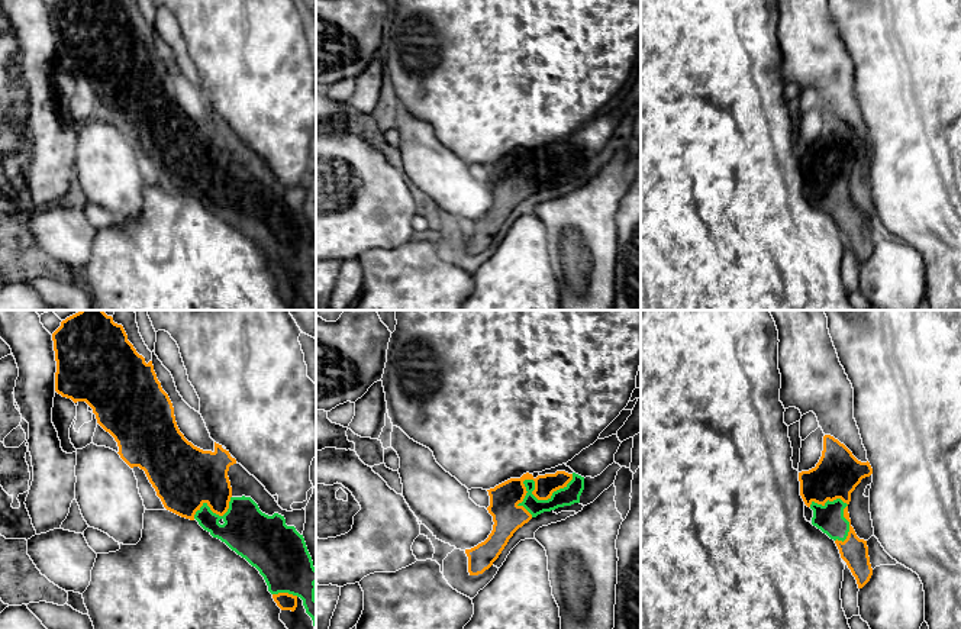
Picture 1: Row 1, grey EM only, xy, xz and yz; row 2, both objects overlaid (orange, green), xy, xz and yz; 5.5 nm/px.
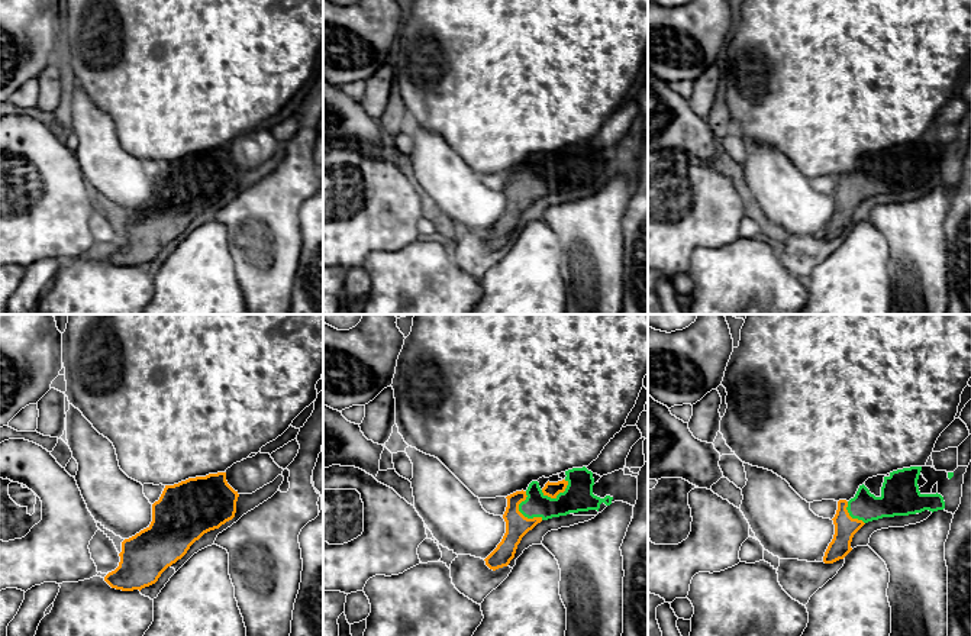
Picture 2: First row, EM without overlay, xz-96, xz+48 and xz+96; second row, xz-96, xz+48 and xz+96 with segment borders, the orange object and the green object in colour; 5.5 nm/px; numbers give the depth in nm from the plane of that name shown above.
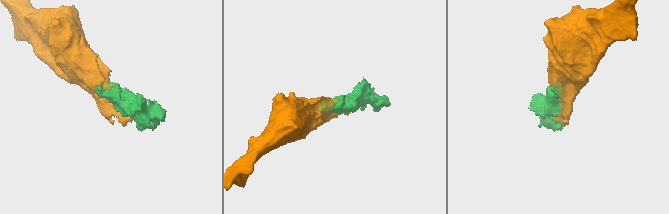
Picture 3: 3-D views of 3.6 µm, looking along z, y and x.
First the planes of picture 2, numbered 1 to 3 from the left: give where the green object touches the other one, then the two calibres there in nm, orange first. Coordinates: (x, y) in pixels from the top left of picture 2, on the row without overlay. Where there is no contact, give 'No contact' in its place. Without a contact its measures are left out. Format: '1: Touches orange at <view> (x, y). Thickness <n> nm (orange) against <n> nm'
1: No contact
2: Touches orange at xz+48 (521, 189). Thickness 130 nm (orange) against 140 nm
3: Touches orange at xz+96 (849, 191). Thickness 120 nm (orange) against 160 nm

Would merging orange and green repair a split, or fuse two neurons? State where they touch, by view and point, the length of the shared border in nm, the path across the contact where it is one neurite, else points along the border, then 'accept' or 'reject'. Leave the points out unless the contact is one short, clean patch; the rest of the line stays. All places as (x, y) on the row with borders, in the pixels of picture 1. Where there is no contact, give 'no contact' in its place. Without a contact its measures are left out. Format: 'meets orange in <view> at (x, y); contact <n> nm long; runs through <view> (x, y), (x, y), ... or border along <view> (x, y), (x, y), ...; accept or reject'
meets orange in xz at (532, 492); contact 360 nm long; accept

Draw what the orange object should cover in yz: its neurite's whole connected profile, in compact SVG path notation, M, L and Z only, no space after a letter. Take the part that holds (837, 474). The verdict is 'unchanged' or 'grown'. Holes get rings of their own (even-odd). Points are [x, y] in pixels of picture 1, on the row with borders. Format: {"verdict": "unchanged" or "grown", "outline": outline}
{"verdict": "grown", "outline": "M831 435L823 436L823 451L816 467L799 472L800 496L813 510L812 525L835 541L858 588L870 581L873 568L867 541L860 539L851 526L848 504L855 487L871 474L868 461L858 461Z"}

